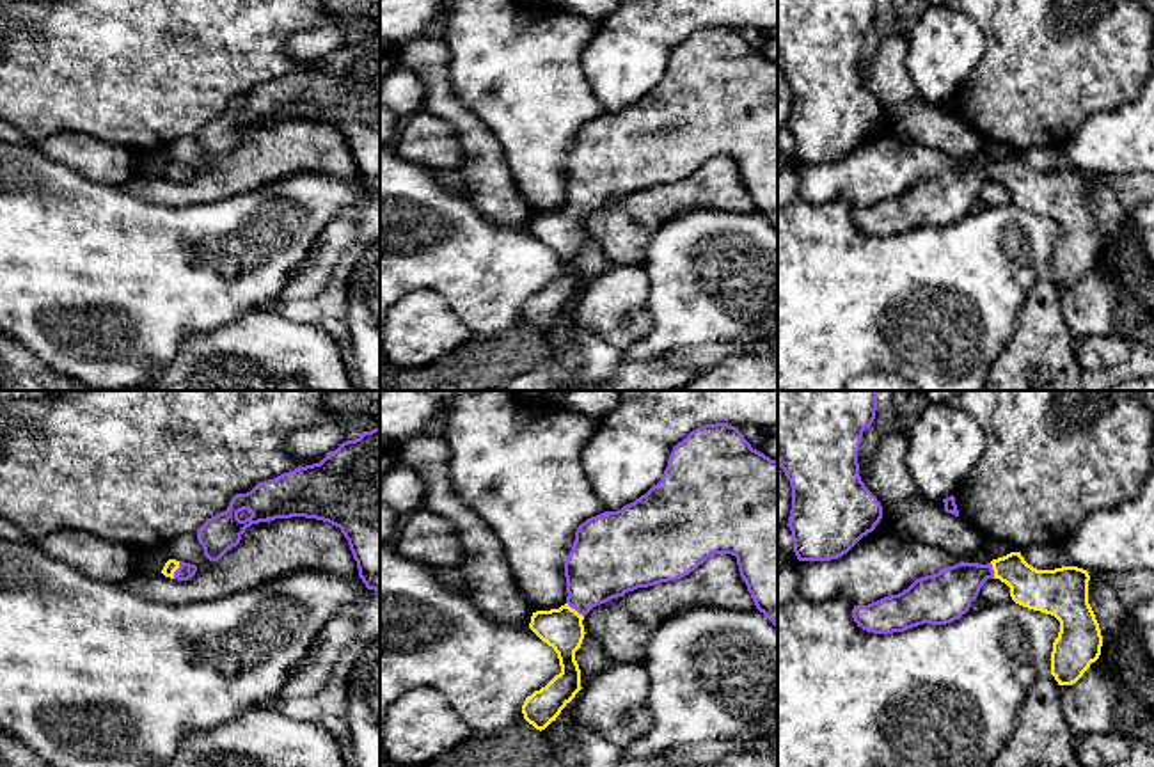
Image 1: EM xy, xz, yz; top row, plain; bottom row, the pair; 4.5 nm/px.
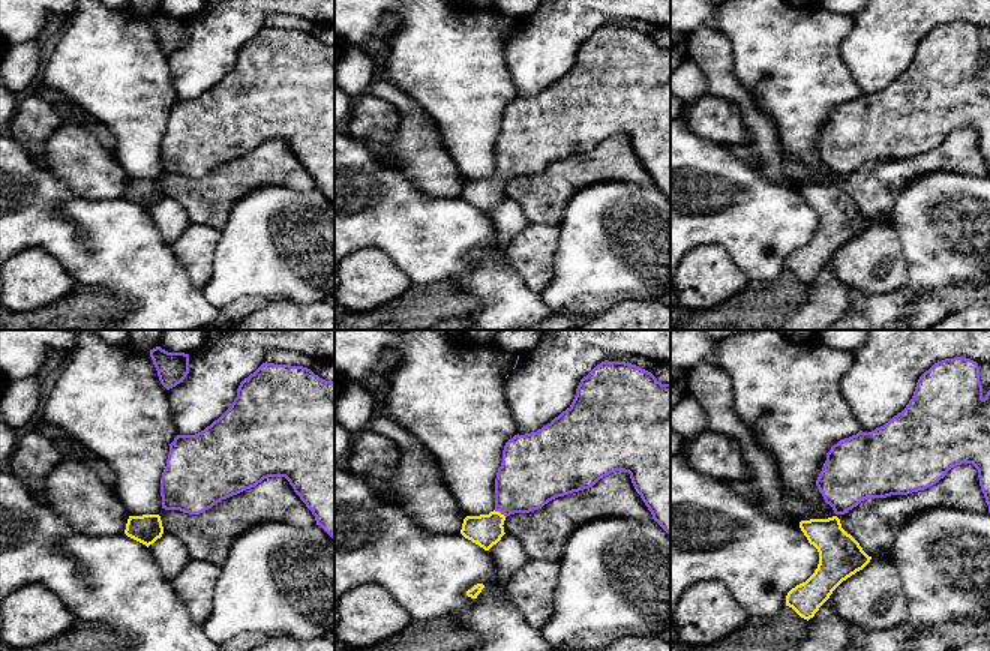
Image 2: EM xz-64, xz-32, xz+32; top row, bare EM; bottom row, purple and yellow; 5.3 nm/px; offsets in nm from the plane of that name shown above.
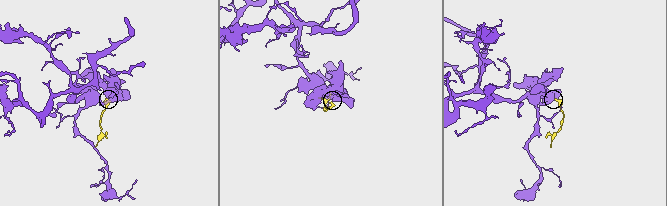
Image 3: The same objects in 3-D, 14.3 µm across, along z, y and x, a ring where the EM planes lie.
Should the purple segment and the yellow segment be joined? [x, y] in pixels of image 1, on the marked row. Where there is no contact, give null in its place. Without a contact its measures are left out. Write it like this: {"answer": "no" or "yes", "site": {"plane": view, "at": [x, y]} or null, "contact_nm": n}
{"answer": "yes", "site": {"plane": "xy", "at": [176, 570]}, "contact_nm": 90}

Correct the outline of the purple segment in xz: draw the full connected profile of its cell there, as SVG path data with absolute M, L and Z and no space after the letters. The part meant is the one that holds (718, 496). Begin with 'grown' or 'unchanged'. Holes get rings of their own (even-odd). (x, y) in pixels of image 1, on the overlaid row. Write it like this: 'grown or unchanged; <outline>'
grown; M728 423L691 431L673 447L660 481L644 495L577 527L565 563L566 604L533 613L529 623L557 653L561 673L526 698L524 719L536 730L545 730L582 689L575 652L586 634L582 620L593 607L637 588L682 579L715 554L737 557L756 609L778 629L778 460L753 449Z

